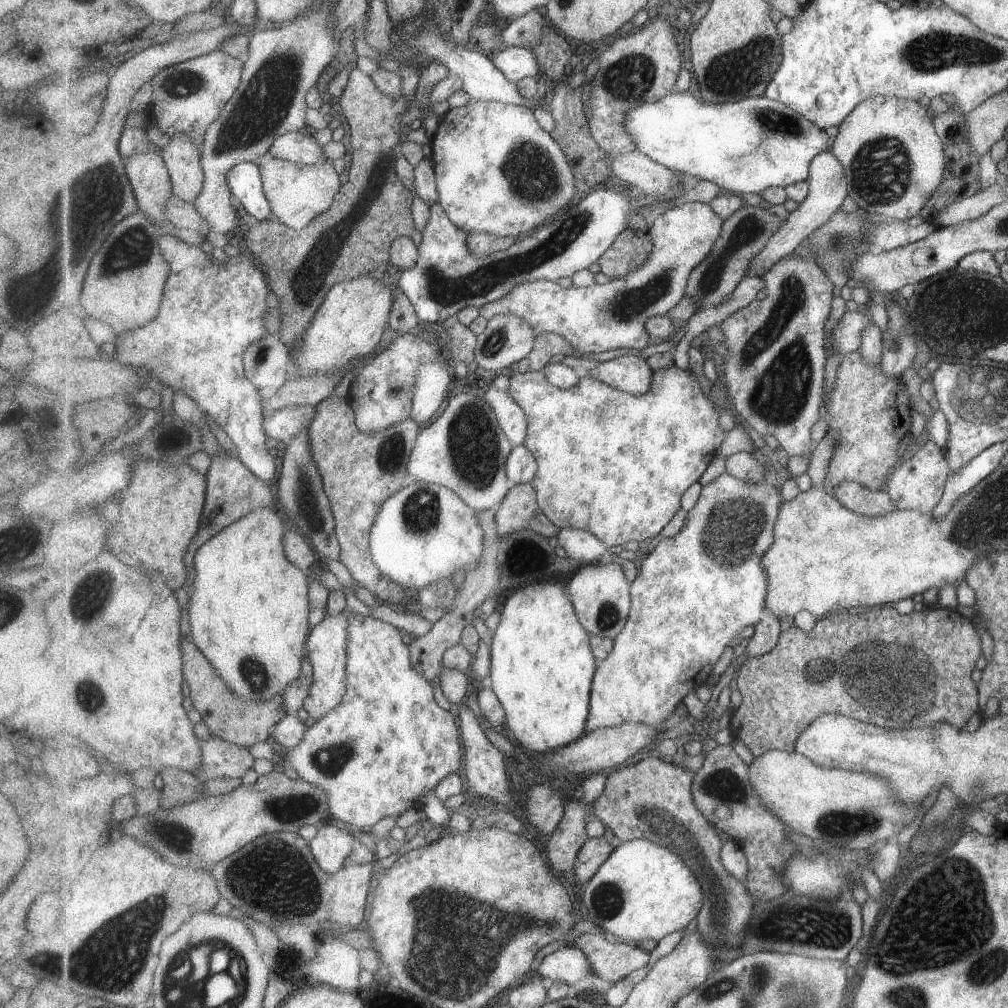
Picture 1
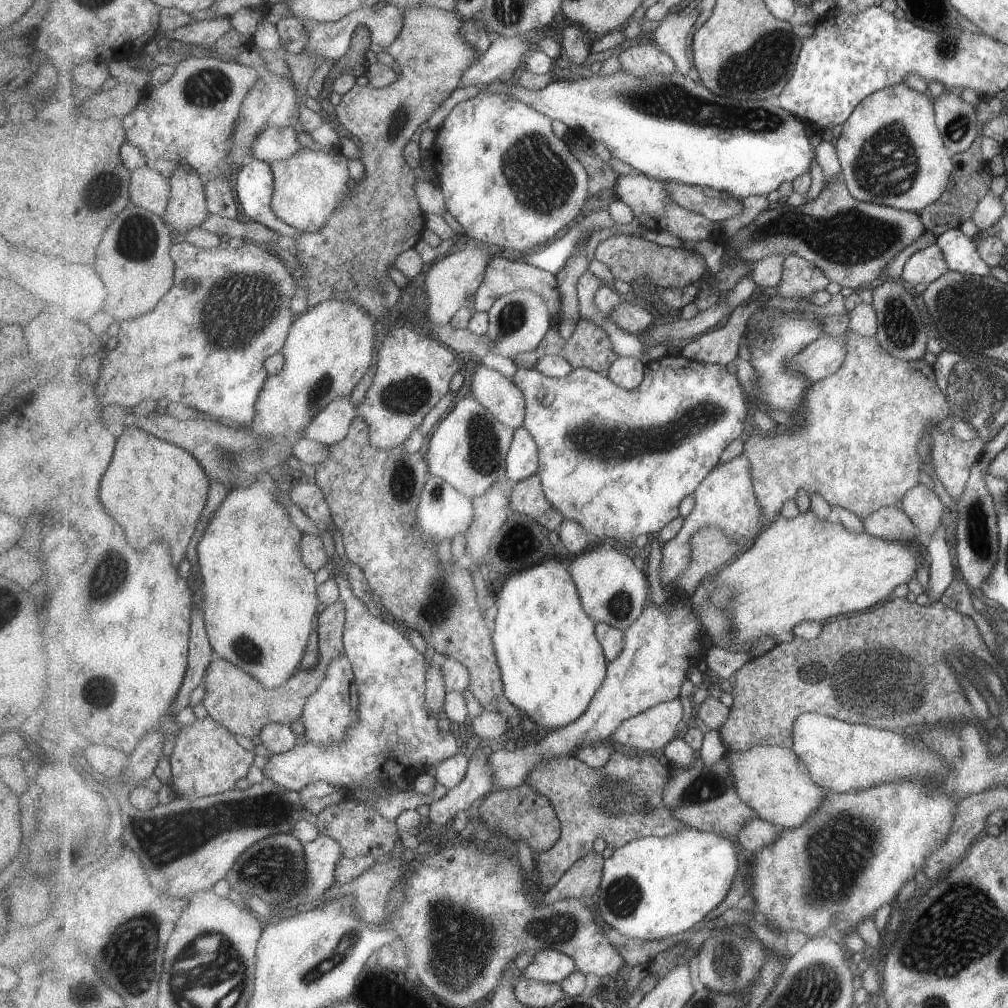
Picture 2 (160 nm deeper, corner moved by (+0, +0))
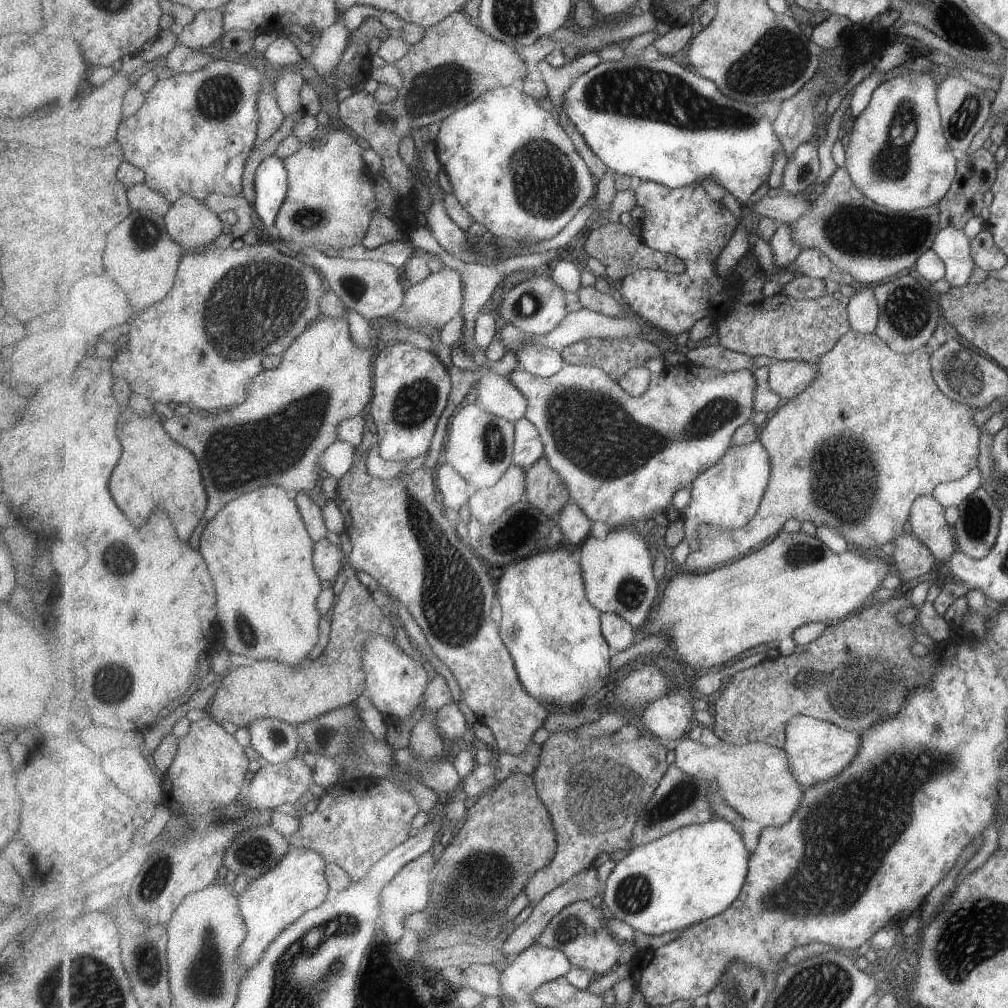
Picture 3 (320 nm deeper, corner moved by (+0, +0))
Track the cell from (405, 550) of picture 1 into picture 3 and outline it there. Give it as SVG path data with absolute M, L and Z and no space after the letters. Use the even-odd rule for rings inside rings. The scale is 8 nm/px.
M442 462L435 471L435 478L441 500L445 498L445 504L449 508L455 508L455 511L461 510L461 506L469 502L472 490L469 488L467 479L453 465Z

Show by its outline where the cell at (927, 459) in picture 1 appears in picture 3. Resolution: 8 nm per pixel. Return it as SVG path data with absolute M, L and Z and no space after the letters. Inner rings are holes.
M921 495L912 502L906 525L909 532L941 563L953 554L950 528L944 512L944 506L931 495Z

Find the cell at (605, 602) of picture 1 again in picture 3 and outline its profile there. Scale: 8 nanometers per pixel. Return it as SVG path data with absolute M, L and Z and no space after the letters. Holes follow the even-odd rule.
M625 527L611 529L603 539L589 536L580 555L588 599L593 606L602 613L620 614L636 630L648 620L659 594L659 582L653 572L655 559L643 536L644 532Z

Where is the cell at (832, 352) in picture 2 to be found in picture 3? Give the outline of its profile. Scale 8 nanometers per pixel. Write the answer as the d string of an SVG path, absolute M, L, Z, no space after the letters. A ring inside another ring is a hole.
M774 360L769 368L769 388L774 390L783 402L790 401L801 394L819 372L819 364L802 360Z

